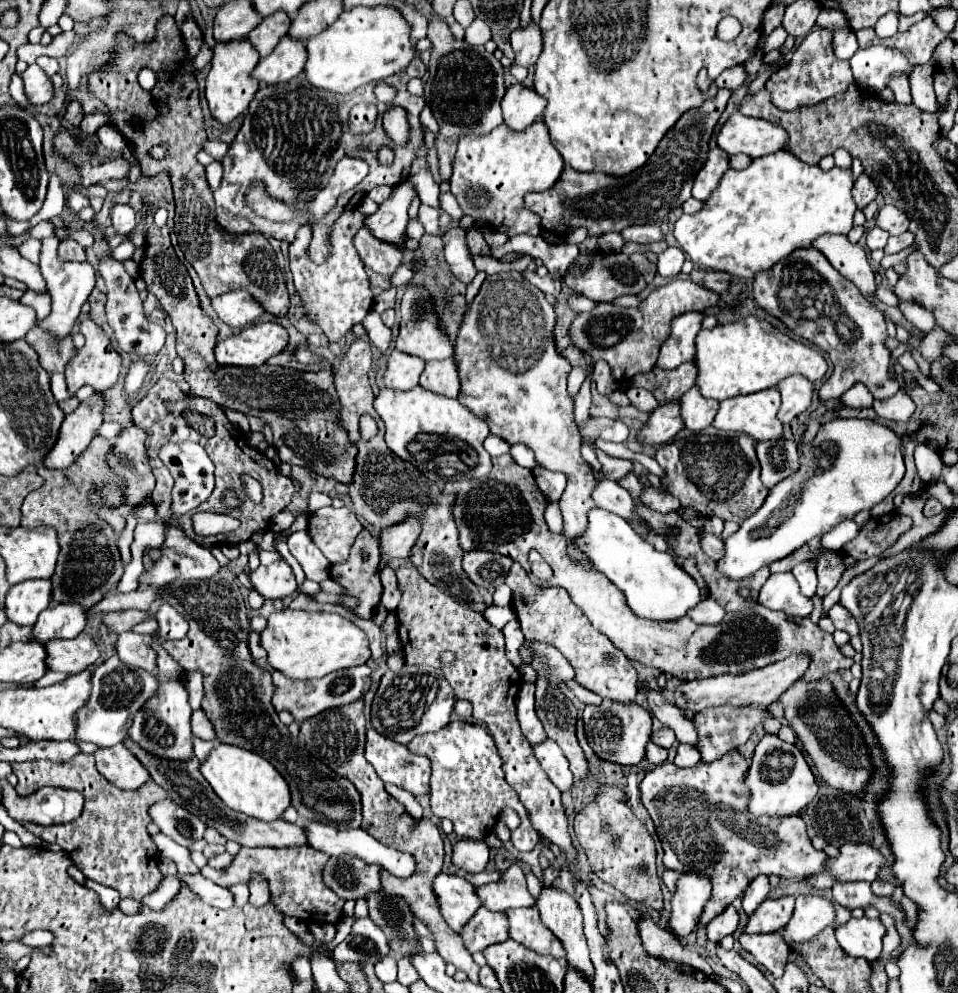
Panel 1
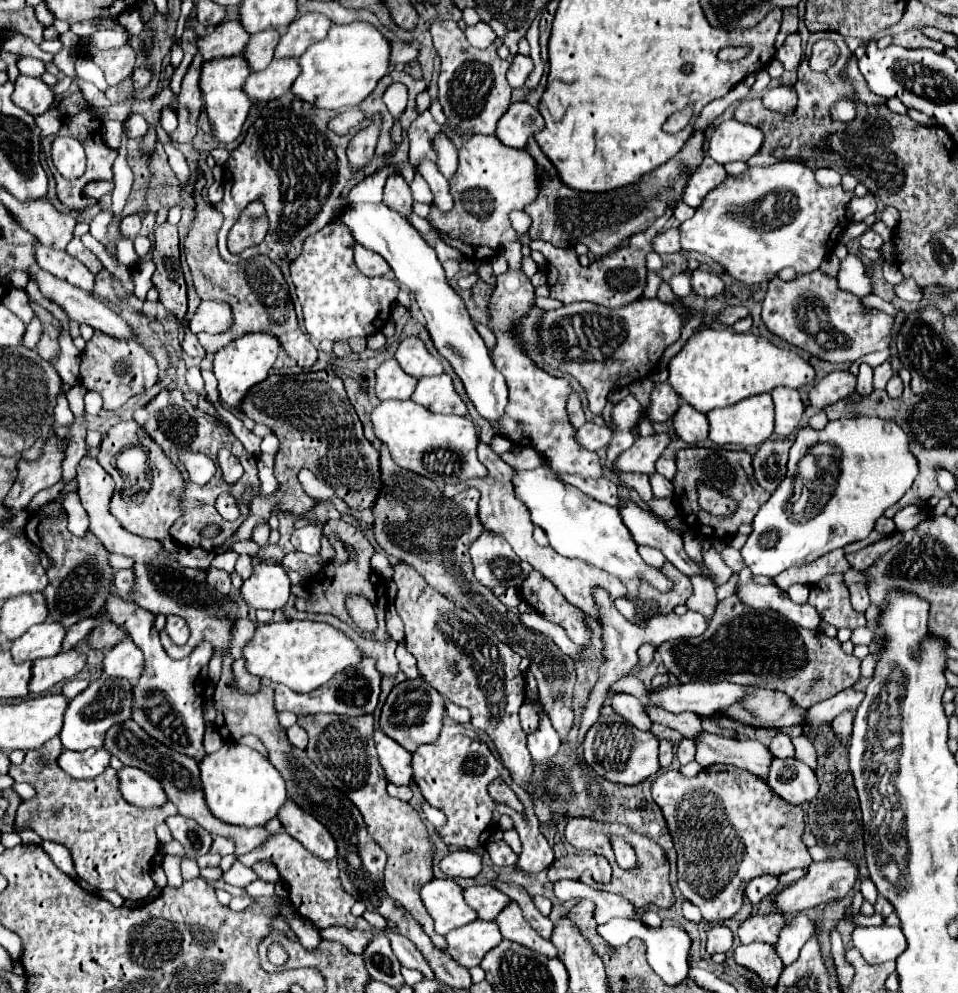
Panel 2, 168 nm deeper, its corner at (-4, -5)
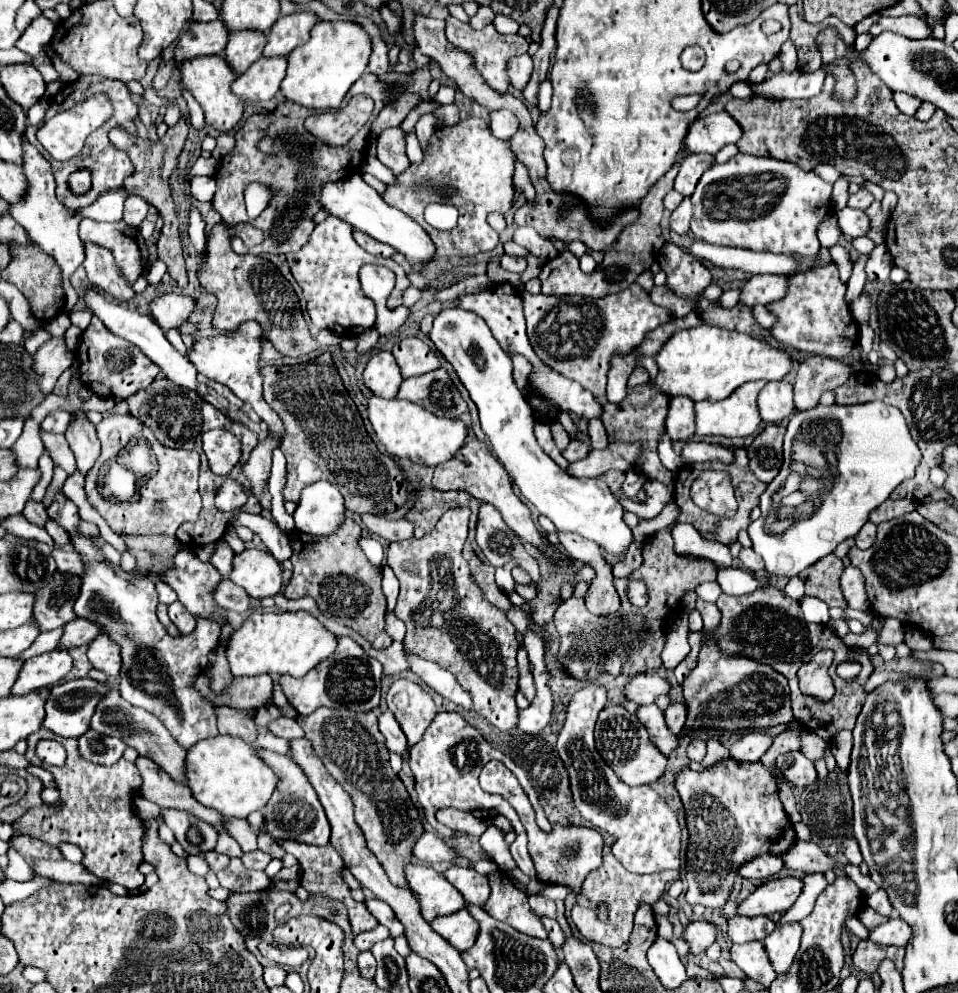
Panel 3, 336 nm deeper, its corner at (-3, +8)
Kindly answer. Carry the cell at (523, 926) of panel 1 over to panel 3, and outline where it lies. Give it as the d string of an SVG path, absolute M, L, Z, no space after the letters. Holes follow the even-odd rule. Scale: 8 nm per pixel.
M495 872L489 874L491 884L491 896L485 902L485 912L489 912L493 918L507 922L515 930L535 936L535 938L547 938L547 932L539 918L531 912L527 904L527 894L513 886L513 882L503 874Z

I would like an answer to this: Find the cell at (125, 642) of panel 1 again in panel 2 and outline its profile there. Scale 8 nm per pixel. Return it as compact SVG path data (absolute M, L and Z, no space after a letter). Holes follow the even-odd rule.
M124 639L104 653L102 671L108 677L120 677L134 683L134 679L138 679L138 675L142 673L142 663L142 651L138 651L138 647L130 643L130 639Z

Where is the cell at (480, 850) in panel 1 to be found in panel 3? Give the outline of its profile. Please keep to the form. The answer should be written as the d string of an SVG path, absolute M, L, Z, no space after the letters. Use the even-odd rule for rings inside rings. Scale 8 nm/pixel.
M425 832L419 838L419 842L413 846L413 856L425 864L455 862L459 858L455 848L451 848L443 838L439 838L433 832Z

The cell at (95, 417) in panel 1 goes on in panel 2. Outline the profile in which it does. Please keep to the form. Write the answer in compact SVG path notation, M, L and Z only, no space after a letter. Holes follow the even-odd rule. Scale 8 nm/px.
M52 437L46 443L40 461L36 461L36 463L20 461L16 483L12 485L12 489L6 495L6 499L2 501L2 505L10 511L22 511L28 507L28 503L32 501L32 497L38 491L52 487L62 475L64 449L66 449L66 441L60 443L56 437Z

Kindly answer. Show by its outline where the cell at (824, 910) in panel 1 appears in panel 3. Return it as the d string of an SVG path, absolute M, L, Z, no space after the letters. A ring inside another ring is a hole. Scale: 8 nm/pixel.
M787 922L787 924L777 924L777 928L763 940L763 946L777 974L785 972L793 962L799 950L799 938L801 938L801 924Z

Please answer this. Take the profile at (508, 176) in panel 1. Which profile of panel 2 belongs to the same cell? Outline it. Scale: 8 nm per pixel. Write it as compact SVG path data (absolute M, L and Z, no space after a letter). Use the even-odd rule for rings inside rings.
M474 135L460 147L460 165L450 179L450 195L454 199L454 207L448 213L432 211L432 229L438 237L458 249L466 259L486 261L498 253L498 247L508 241L516 241L516 231L510 225L510 211L524 209L534 195L538 195L538 183L534 183L534 159L524 149L510 149L498 141L494 135Z

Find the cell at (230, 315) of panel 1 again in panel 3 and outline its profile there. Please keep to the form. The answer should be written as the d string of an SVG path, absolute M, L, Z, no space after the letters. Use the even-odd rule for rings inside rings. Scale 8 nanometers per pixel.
M161 294L151 302L151 318L163 328L179 328L185 318L197 312L197 300L183 294Z

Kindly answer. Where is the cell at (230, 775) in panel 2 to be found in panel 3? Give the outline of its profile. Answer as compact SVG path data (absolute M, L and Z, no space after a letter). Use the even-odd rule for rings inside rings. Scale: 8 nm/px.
M217 736L201 740L187 752L187 782L197 802L231 818L247 818L255 810L263 810L273 790L277 788L277 774L261 762L257 748L241 738Z

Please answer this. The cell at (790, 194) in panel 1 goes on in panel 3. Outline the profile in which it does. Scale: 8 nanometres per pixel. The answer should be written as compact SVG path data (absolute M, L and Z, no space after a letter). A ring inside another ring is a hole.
M737 154L725 164L713 164L699 180L693 196L691 232L697 240L717 246L741 246L745 250L769 250L773 254L789 254L795 258L813 258L819 252L817 226L833 214L831 184L815 172L805 172L793 162Z

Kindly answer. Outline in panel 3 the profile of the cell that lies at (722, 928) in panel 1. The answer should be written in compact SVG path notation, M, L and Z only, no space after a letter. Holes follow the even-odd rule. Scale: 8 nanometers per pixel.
M691 922L685 928L685 940L691 946L693 954L705 952L717 938L717 926L711 922Z

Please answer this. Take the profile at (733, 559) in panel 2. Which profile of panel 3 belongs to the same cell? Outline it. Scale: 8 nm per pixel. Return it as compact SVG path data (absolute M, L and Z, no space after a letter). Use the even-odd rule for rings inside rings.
M741 548L739 560L741 560L741 564L743 564L749 572L761 572L761 570L763 570L763 560L761 560L751 548Z

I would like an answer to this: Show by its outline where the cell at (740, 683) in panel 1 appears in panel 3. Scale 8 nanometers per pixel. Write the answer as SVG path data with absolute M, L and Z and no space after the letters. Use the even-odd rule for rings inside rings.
M639 674L625 684L625 698L637 704L651 704L659 696L669 692L671 692L671 684L659 674Z

